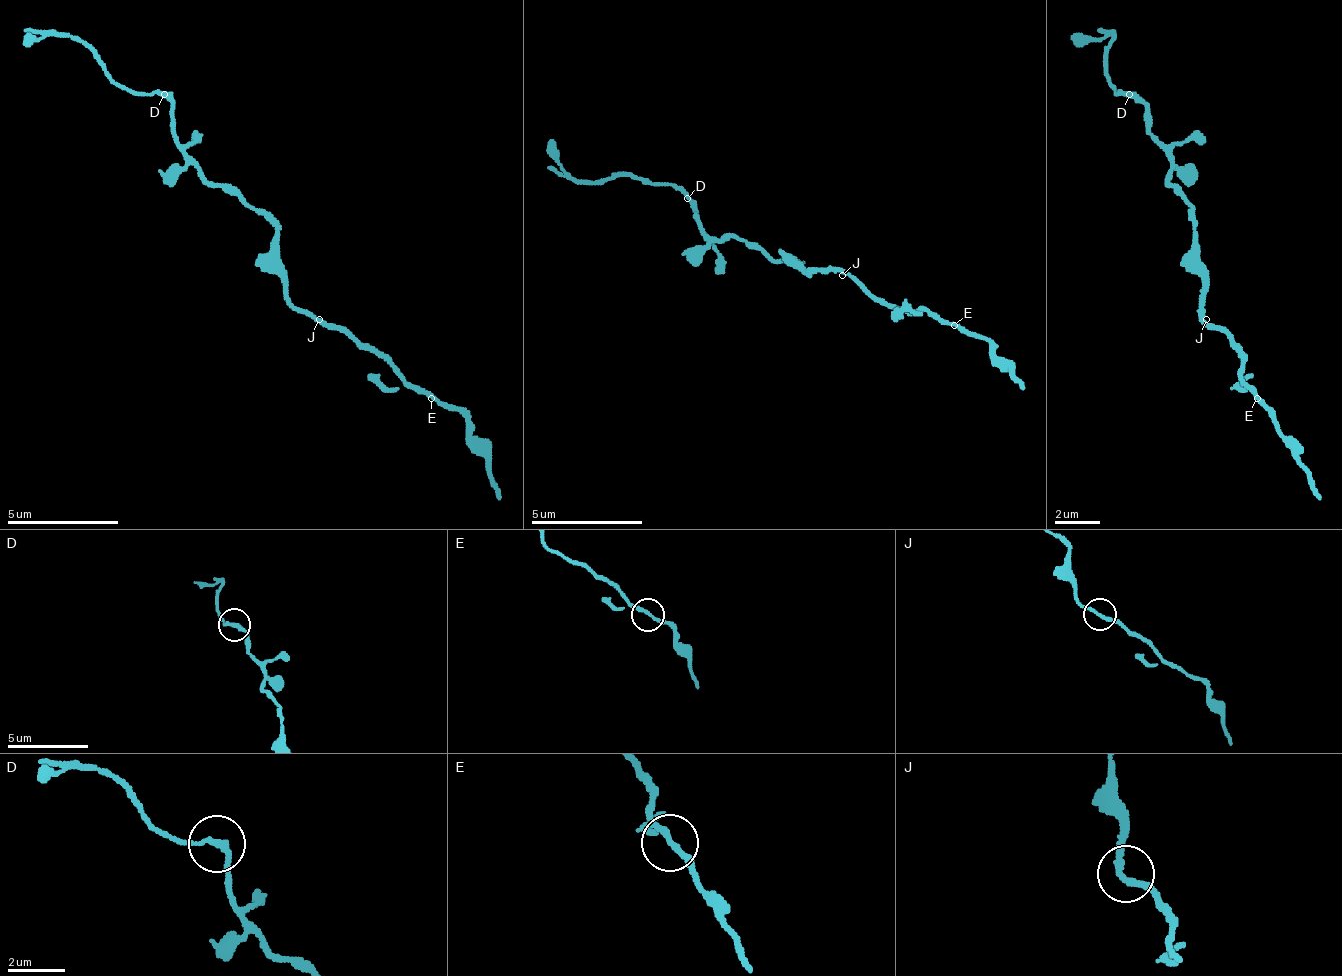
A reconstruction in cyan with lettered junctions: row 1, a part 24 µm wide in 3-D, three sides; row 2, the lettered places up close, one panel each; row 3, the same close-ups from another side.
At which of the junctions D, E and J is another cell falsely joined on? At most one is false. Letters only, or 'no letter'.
no letter

